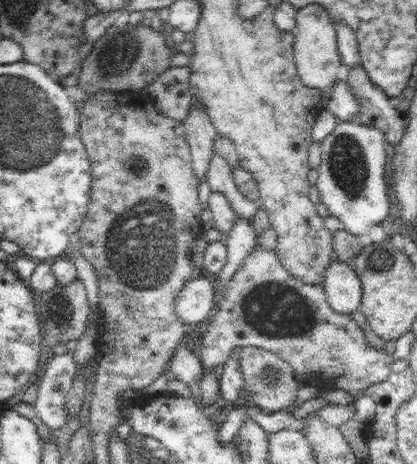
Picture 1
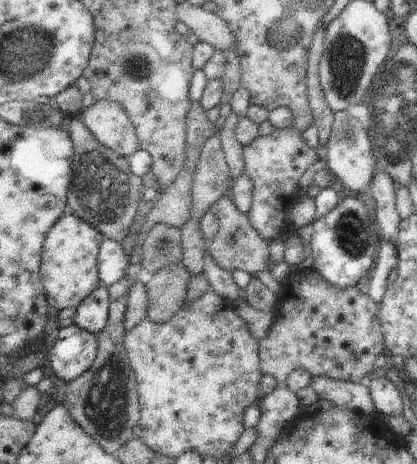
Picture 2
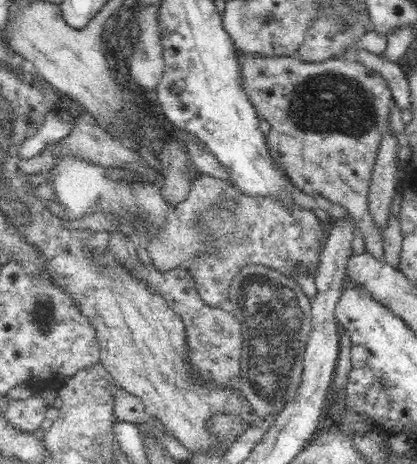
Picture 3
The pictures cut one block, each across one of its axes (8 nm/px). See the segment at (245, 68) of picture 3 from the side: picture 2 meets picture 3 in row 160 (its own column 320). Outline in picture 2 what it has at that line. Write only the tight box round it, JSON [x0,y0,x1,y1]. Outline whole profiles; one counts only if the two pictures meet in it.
[259,272,385,384]

